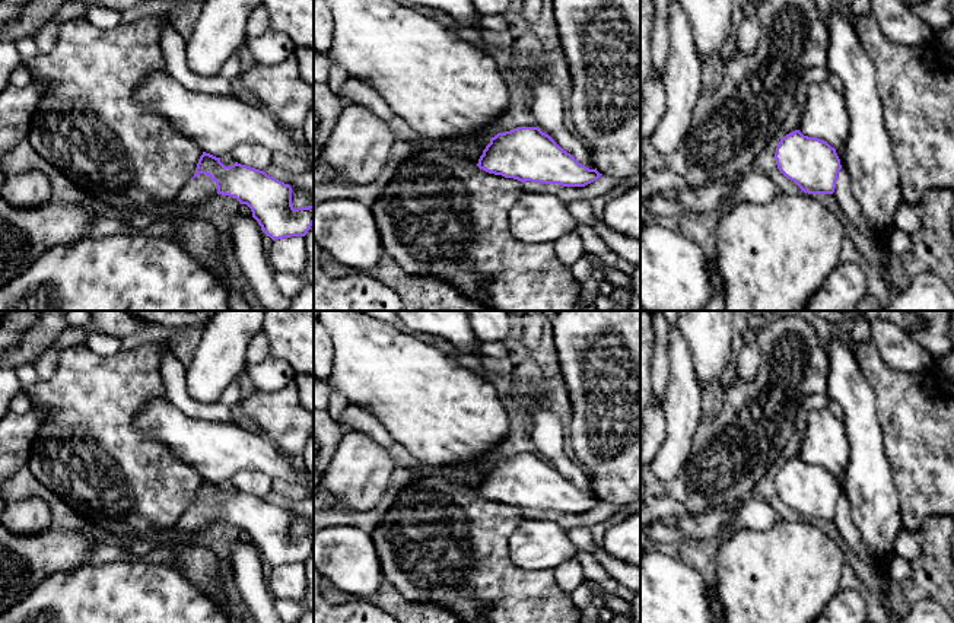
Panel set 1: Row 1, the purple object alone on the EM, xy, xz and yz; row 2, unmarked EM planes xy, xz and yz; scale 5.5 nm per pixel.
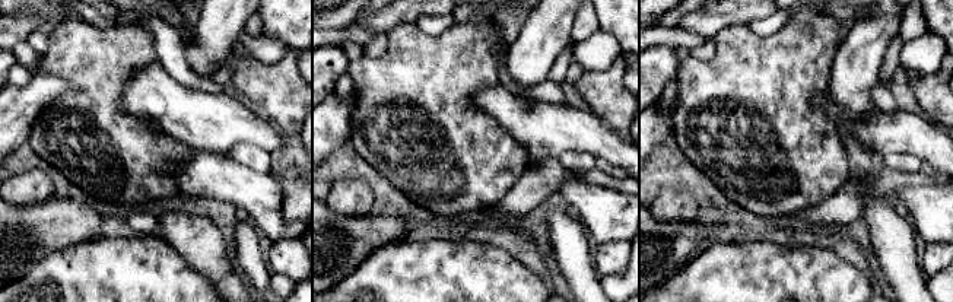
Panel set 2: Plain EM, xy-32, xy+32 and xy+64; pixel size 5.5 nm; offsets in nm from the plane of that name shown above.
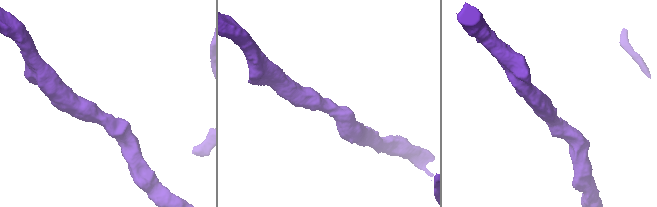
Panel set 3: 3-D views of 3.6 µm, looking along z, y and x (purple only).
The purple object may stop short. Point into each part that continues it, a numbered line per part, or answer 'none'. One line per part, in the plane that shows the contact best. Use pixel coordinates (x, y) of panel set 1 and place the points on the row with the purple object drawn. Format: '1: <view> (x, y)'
1: xy (200, 188)

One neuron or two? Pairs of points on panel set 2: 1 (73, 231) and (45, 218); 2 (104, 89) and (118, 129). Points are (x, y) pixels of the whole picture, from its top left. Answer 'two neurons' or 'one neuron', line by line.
1: one neuron
2: one neuron

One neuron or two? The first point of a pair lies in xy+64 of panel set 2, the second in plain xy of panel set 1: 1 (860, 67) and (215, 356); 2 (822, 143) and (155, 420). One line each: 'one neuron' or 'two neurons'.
1: one neuron
2: two neurons

